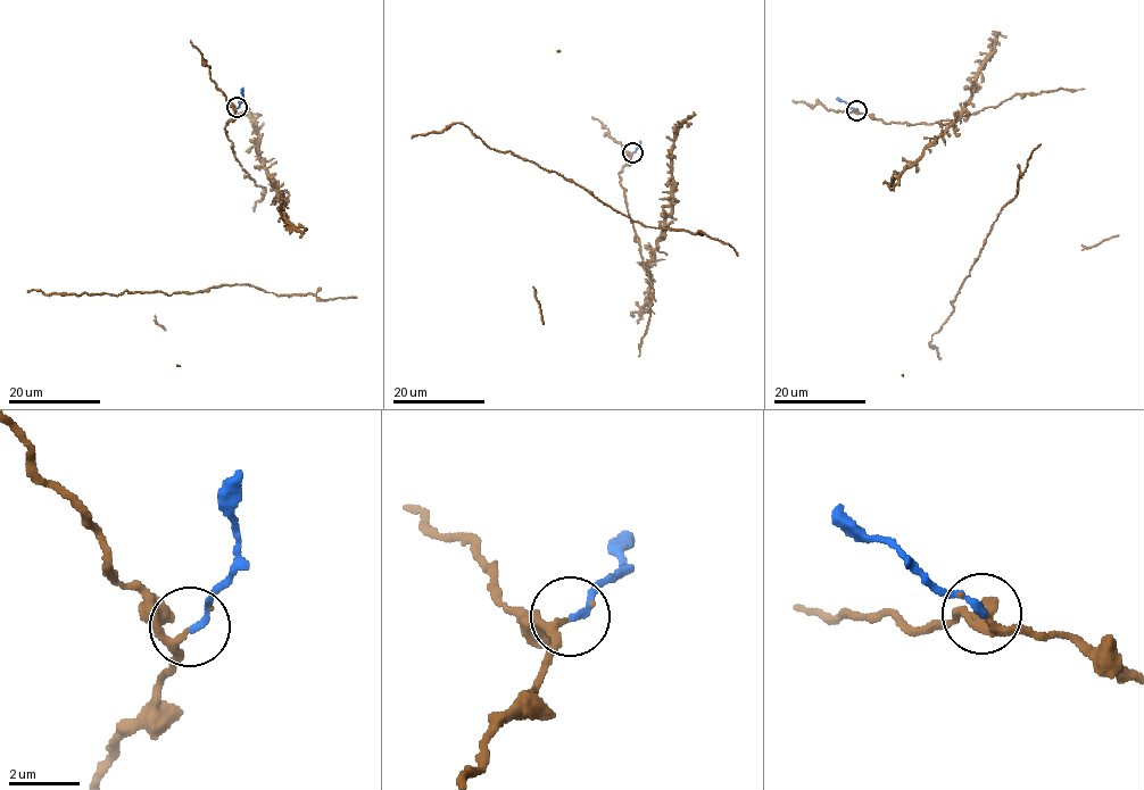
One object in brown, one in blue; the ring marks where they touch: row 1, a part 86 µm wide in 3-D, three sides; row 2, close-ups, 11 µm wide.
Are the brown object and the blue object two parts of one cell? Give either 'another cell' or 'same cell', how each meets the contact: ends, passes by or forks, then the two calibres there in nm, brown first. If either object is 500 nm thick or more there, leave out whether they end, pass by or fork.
same cell | brown passes by | blue ends | 170/170 nm

